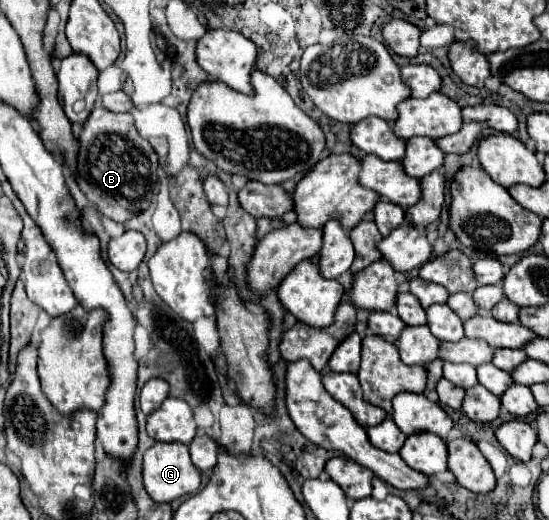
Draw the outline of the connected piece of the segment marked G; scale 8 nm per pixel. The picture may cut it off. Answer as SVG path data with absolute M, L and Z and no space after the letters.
M155 443L143 459L143 483L147 493L157 503L171 503L173 499L189 493L197 493L201 485L201 473L189 459L189 449L185 443Z

